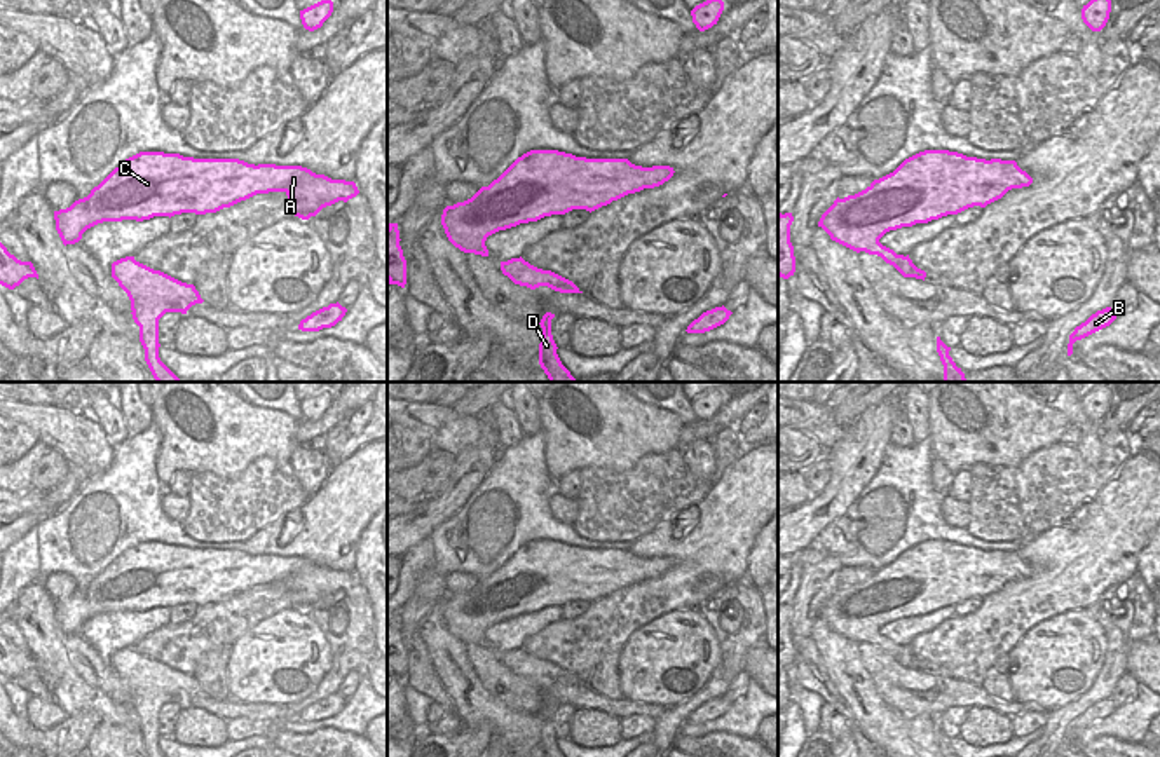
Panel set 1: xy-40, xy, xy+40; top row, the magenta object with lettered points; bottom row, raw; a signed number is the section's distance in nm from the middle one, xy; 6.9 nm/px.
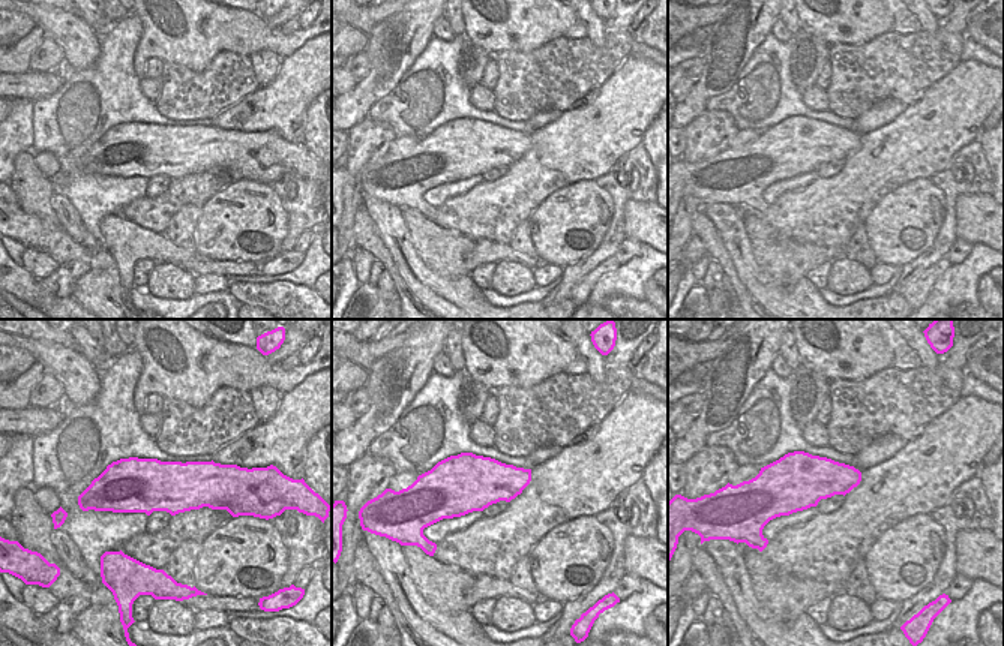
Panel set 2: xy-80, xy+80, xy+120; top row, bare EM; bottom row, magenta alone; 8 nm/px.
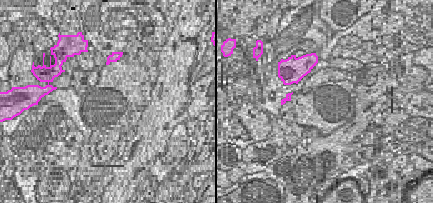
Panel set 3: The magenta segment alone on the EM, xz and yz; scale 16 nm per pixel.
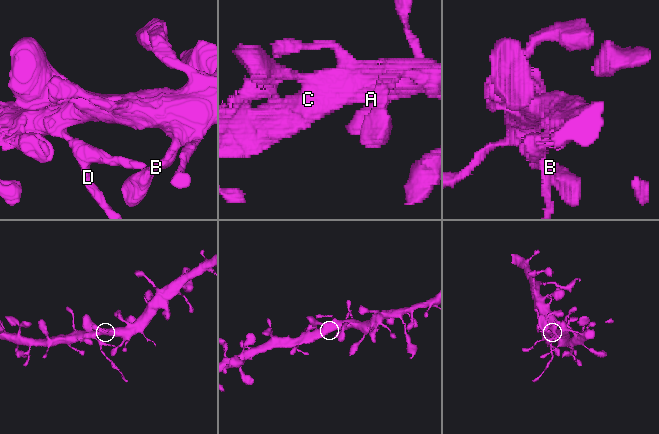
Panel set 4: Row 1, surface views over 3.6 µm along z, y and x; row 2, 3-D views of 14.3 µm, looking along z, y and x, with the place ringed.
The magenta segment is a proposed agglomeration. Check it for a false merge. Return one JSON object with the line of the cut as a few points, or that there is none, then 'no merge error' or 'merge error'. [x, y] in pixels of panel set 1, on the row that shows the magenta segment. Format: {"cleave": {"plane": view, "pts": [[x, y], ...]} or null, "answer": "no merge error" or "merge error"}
{"cleave": {"plane": "xy+40", "pts": [[907, 257], [895, 267]]}, "answer": "merge error"}

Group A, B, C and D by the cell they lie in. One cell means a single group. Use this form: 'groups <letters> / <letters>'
groups A B C / D

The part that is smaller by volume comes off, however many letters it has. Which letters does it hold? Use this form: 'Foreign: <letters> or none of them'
Foreign: D

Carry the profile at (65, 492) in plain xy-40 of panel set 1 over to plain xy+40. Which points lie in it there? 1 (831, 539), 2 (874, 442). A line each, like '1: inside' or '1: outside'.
1: outside
2: inside

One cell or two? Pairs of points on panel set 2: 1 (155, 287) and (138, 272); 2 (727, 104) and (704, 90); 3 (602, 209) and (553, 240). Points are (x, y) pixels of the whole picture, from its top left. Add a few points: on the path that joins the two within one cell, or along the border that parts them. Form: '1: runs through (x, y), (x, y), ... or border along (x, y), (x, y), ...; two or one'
1: border along (155, 264), (144, 288); two
2: border along (740, 72), (734, 84), (712, 96), (704, 108); two
3: runs through (590, 209), (584, 210), (565, 230); one

